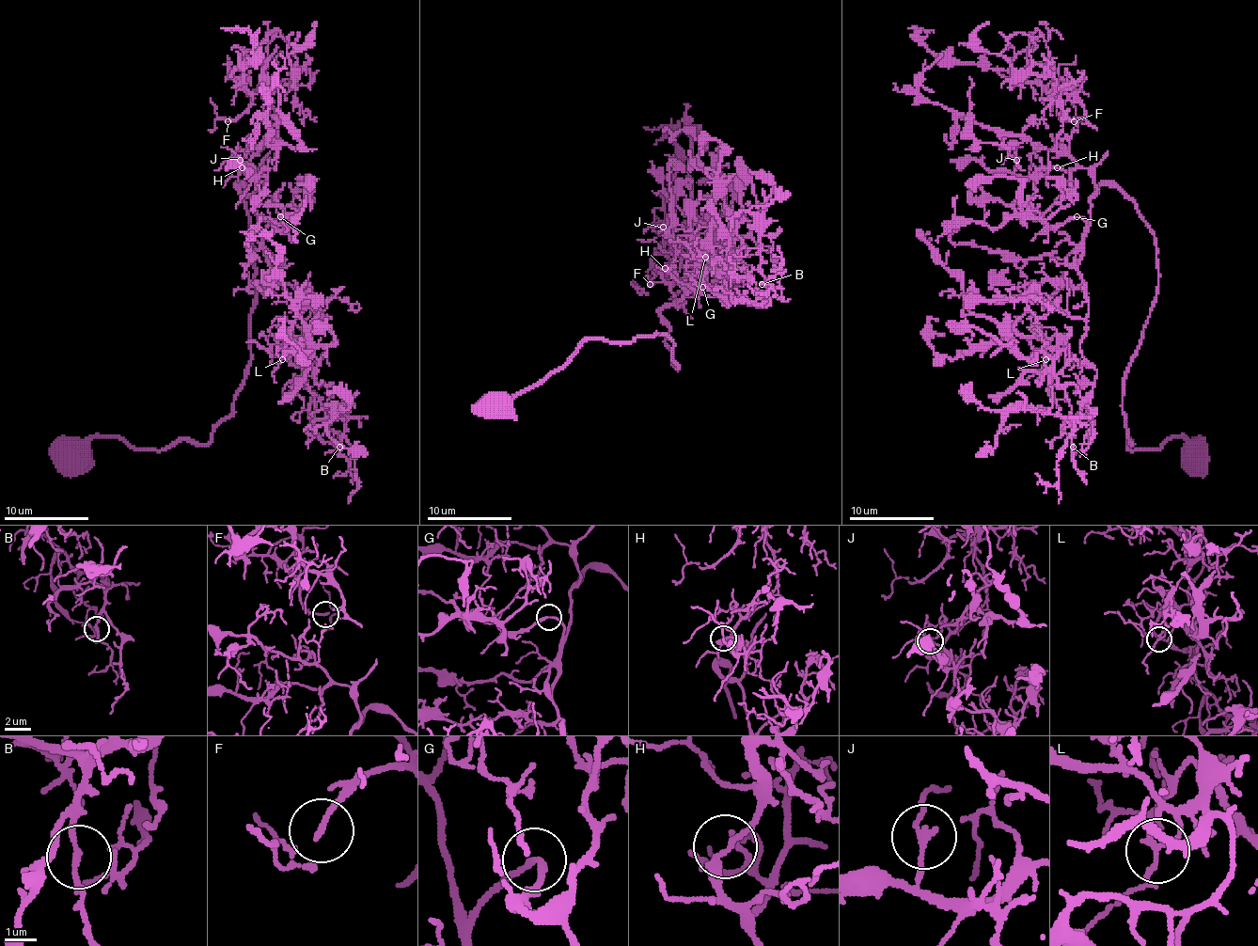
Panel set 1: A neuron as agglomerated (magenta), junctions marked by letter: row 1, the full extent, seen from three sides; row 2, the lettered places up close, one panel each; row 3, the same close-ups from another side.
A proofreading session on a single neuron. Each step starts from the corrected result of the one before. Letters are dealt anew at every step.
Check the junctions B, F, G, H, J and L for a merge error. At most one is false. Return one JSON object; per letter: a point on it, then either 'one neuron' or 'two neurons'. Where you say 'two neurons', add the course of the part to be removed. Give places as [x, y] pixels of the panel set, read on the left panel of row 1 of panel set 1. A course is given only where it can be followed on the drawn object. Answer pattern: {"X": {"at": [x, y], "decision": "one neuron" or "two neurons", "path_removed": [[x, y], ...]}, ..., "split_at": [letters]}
{"B": {"at": [339, 447], "decision": "one neuron"}, "F": {"at": [228, 121], "decision": "one neuron"}, "G": {"at": [280, 216], "decision": "one neuron"}, "H": {"at": [242, 167], "decision": "one neuron"}, "J": {"at": [240, 160], "decision": "one neuron"}, "L": {"at": [282, 359], "decision": "one neuron"}, "split_at": []}

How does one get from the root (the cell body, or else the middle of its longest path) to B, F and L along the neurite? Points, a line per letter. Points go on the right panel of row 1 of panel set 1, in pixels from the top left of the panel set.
B: (1197, 454), (1184, 437), (1128, 448), (1123, 380), (1158, 260), (1109, 185), (1077, 265), (1096, 378), (1074, 446)
F: (1197, 454), (1128, 448), (1156, 238), (1067, 155), (1086, 111), (1014, 35), (1040, 32), (1014, 79), (1074, 121)
L: (1197, 454), (1128, 448), (1158, 260), (1116, 187), (1077, 265), (1091, 363), (1045, 359)

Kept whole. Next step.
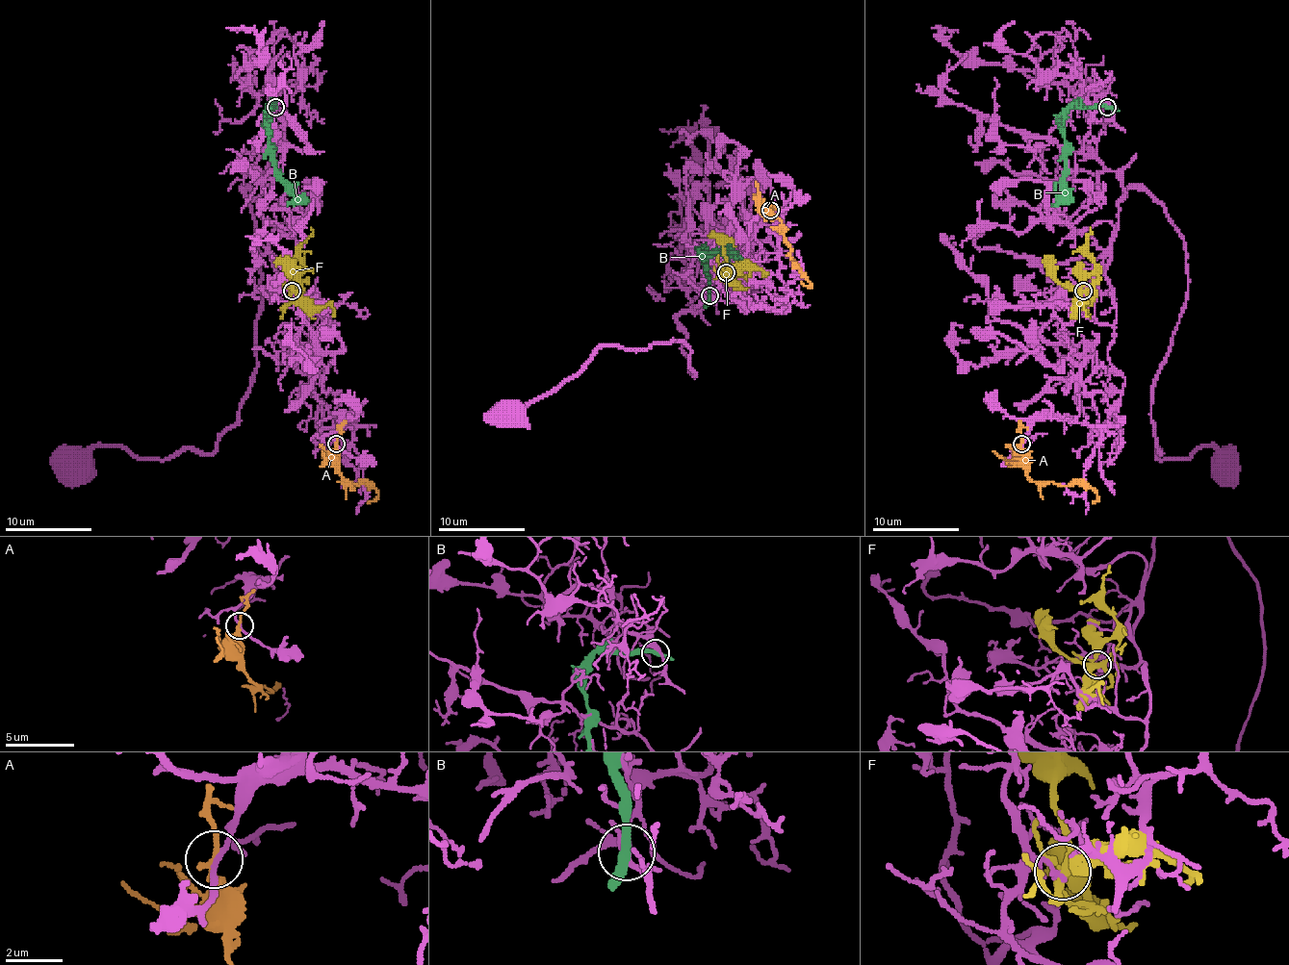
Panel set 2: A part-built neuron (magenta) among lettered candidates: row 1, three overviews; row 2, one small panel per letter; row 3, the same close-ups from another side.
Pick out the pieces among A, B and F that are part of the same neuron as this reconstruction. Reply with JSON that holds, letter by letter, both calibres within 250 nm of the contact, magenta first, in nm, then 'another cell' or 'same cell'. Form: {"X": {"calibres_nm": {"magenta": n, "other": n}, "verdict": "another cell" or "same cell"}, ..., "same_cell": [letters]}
{"A": {"calibres_nm": {"magenta": 170, "other": 240}, "verdict": "another cell"}, "B": {"calibres_nm": {"magenta": 260, "other": 320}, "verdict": "another cell"}, "F": {"calibres_nm": {"magenta": 220, "other": 320}, "verdict": "another cell"}, "same_cell": []}

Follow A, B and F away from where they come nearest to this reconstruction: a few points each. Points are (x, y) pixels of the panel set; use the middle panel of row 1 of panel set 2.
A: (770, 210), (770, 214), (782, 222), (790, 260), (812, 286), (801, 281)
B: (709, 296), (706, 262), (699, 253), (727, 253), (742, 260)
F: (725, 272), (734, 286), (734, 277), (744, 279)

